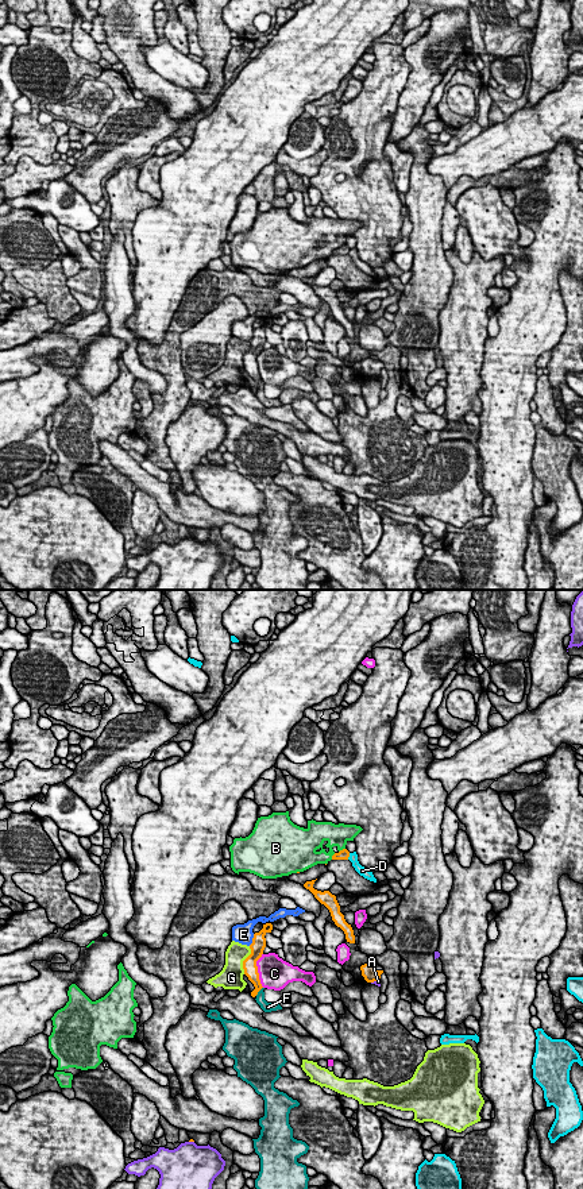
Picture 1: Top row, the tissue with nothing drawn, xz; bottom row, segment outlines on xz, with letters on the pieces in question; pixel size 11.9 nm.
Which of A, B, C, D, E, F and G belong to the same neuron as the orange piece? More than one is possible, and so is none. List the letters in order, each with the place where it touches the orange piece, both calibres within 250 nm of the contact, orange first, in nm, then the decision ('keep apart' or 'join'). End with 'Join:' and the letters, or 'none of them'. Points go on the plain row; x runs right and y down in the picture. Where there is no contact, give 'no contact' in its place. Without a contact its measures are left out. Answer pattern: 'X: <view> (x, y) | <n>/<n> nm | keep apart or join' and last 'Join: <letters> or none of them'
A: xz (374, 375) | 180/60 nm | keep apart
B: xz (343, 244) | 130/260 nm | keep apart
C: xz (257, 366) | 160/380 nm | keep apart
D: xz (348, 251) | 130/120 nm | keep apart
E: xz (253, 335) | 170/240 nm | keep apart
F: xz (259, 385) | 160/130 nm | keep apart
G: xz (244, 355) | 170/280 nm | keep apart
Join: none of them

